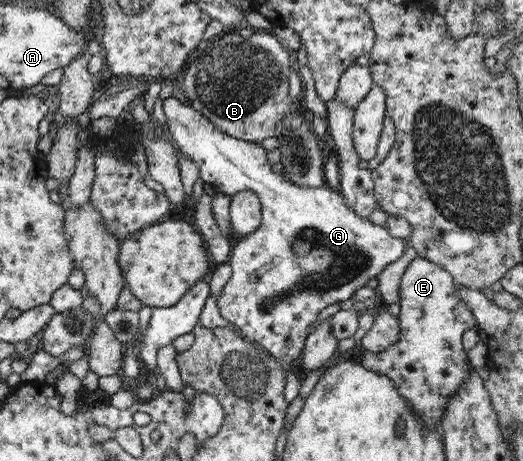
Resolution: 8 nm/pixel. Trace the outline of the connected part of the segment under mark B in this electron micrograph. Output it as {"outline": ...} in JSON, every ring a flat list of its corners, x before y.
{"outline":[[259,30,249,38,236,33,213,39,197,49,184,67,184,78,181,88,188,98,189,105,201,115,205,115,218,129,232,138,258,143,266,138,274,137,274,133,291,115,297,102,288,95,288,76,295,63,295,55,286,44,279,40,272,31]]}

